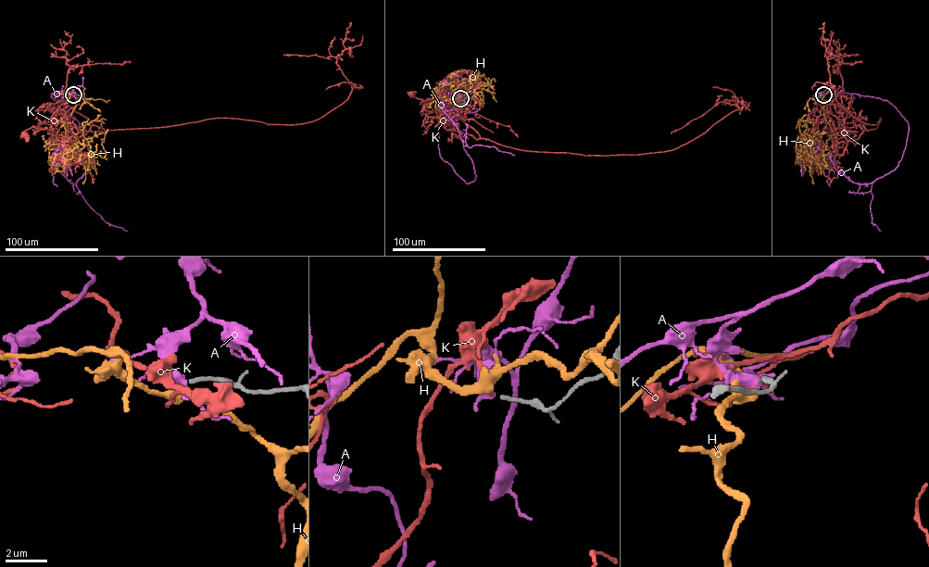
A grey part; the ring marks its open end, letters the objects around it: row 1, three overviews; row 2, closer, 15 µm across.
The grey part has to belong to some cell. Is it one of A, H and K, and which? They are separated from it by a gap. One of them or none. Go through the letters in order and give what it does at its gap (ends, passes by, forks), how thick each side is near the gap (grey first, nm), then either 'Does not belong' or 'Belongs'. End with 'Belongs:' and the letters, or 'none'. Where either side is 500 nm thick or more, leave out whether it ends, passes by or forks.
A: It passes by. Thickness 180 nm (grey) against 380 nm. Does not belong
H: It forks there. Thickness 180 nm (grey) against 360 nm. Does not belong
K: It ends there. Thickness 180 nm (grey) against 190 nm. Belongs
Belongs: K

